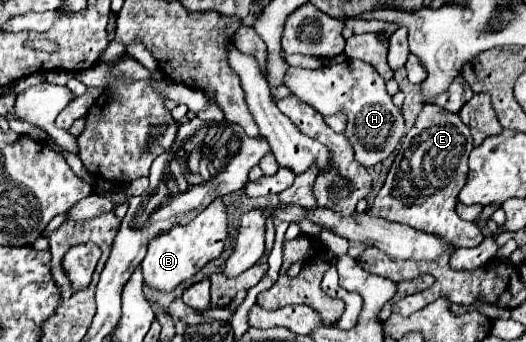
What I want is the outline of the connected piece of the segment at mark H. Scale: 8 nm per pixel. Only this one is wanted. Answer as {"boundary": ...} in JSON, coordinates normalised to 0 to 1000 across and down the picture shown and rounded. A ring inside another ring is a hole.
{"boundary":[[[656,175],[610,205],[549,199],[542,251],[553,257],[557,281],[595,310],[610,333],[641,333],[648,322],[660,327],[656,392],[675,439],[675,468],[694,491],[728,474],[770,398],[774,374],[766,333],[736,275],[732,234],[713,211],[705,187],[690,175]]]}

